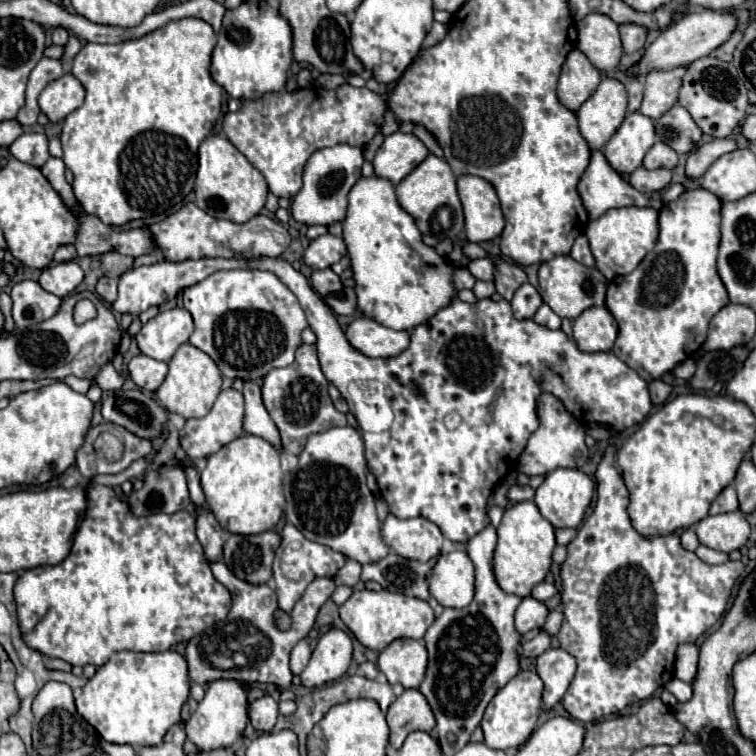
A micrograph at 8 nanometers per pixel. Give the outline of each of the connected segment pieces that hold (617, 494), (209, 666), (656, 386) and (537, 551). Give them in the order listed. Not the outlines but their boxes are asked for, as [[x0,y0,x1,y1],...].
[[559,448,743,722],[185,562,335,690],[649,380,671,406],[493,502,555,596]]

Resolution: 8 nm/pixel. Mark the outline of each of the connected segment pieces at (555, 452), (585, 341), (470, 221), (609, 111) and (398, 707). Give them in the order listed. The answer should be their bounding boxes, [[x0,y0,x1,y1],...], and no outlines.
[[517,392,589,476],[573,306,617,352],[457,176,505,242],[577,78,627,150],[387,690,435,748]]

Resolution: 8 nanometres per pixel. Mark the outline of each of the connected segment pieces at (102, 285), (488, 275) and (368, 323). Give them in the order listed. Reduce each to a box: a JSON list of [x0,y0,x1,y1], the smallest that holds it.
[[97,278,117,304],[467,256,495,282],[345,316,409,358]]

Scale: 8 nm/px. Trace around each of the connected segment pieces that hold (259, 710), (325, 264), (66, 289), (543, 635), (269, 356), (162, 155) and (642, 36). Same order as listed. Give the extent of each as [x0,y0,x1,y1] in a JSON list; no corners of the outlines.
[[249,696,279,732],[303,234,347,270],[39,260,83,298],[523,630,551,658],[183,268,307,380],[61,18,223,226],[619,24,647,54]]

